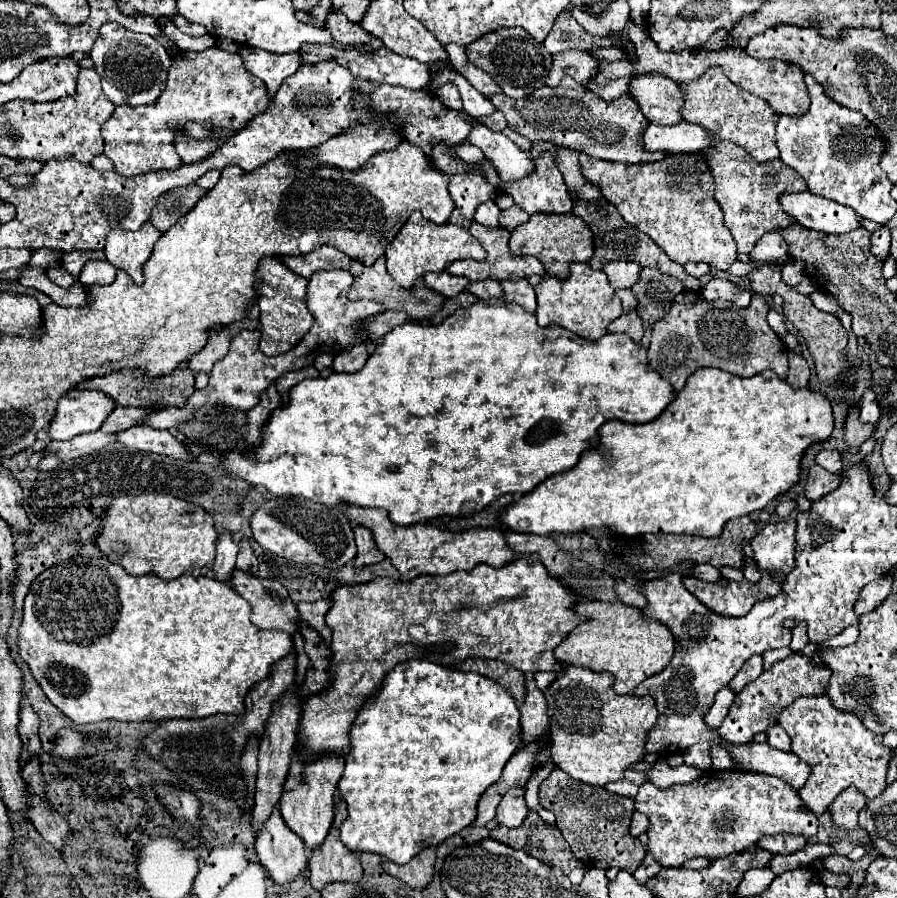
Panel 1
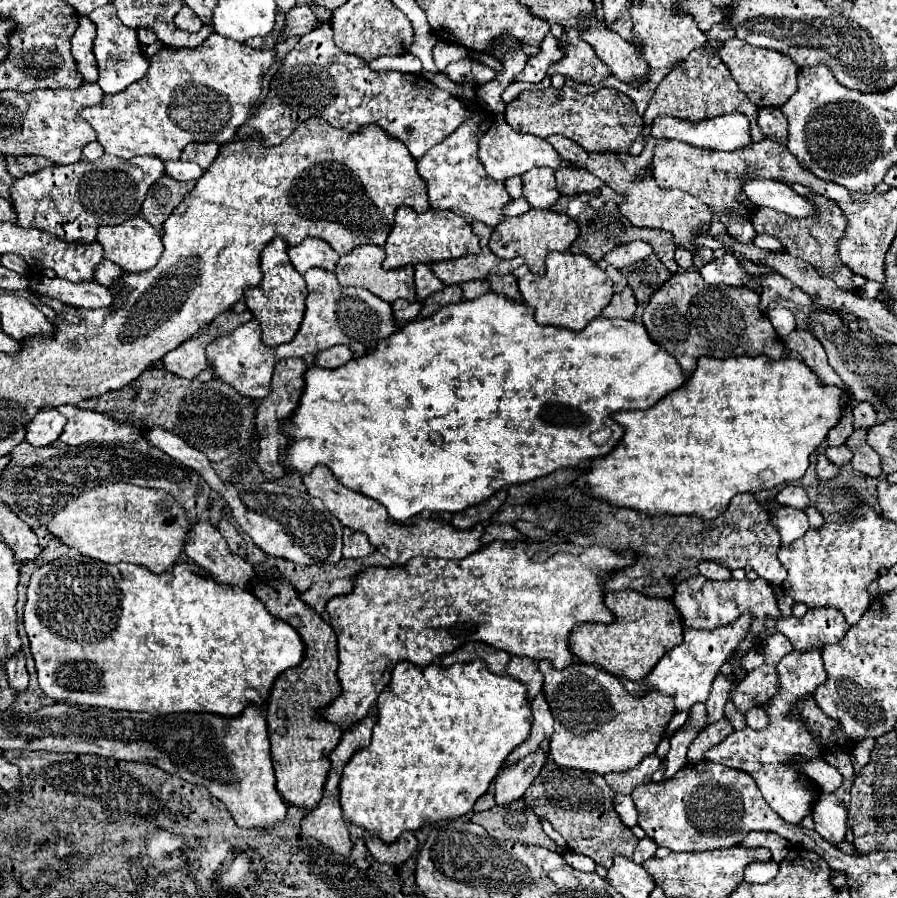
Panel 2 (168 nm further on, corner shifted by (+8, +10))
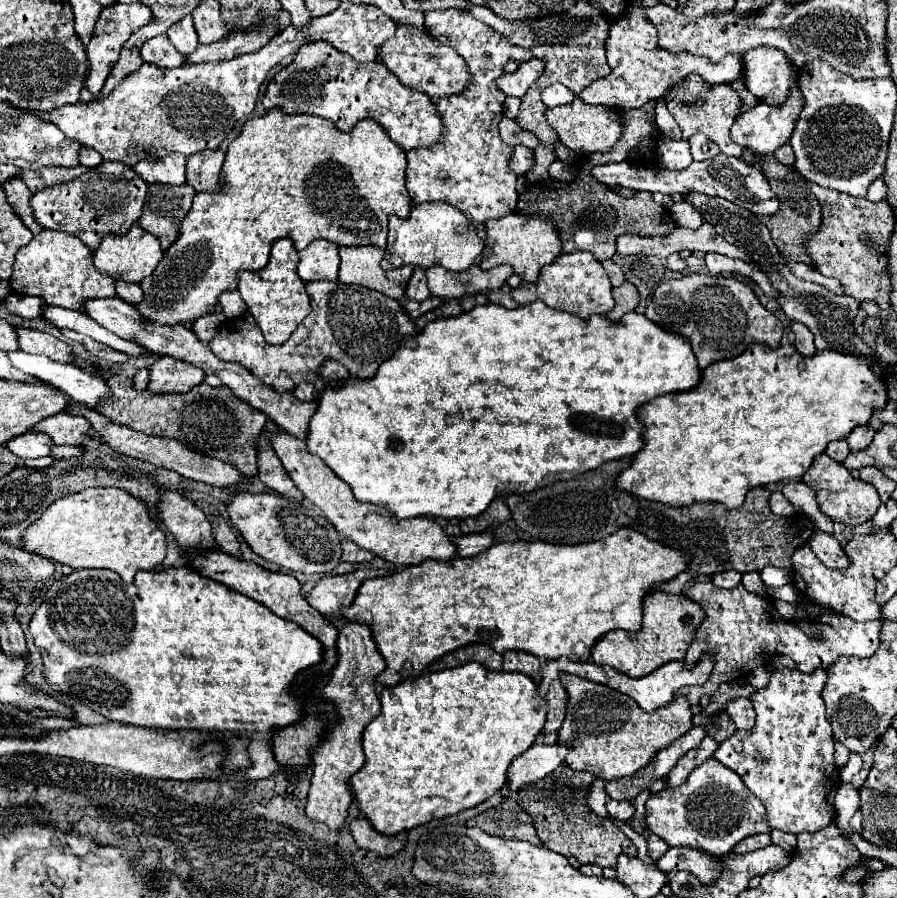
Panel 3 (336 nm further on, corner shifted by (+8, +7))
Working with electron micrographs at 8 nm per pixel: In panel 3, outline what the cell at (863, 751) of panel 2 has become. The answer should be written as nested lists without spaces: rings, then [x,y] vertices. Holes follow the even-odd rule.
[[[851,753],[849,763],[847,763],[847,765],[841,769],[841,773],[839,773],[839,775],[841,775],[841,781],[845,781],[845,783],[851,781],[851,777],[861,769],[861,763],[863,763],[863,761],[861,761],[861,755]]]

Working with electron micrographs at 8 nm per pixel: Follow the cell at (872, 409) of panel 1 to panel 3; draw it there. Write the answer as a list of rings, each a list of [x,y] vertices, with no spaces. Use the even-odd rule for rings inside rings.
[[[871,425],[855,427],[855,429],[851,431],[851,435],[847,437],[849,449],[851,449],[853,453],[857,453],[857,451],[863,451],[863,449],[867,449],[867,447],[869,447],[869,443],[871,443],[871,439],[873,439],[873,435],[875,435],[875,429],[873,429]]]

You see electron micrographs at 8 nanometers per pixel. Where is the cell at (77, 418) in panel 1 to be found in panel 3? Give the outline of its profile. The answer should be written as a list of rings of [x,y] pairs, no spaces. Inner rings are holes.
[[[29,431],[25,435],[11,439],[11,443],[7,443],[7,449],[21,459],[39,459],[51,451],[51,445],[53,441],[49,435]]]

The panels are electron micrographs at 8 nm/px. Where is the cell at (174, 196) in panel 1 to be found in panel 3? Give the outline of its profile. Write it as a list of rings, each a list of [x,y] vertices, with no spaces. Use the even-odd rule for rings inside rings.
[[[159,183],[149,185],[139,225],[159,239],[163,251],[167,251],[179,237],[179,223],[189,213],[193,197],[195,189],[187,183],[179,187]]]

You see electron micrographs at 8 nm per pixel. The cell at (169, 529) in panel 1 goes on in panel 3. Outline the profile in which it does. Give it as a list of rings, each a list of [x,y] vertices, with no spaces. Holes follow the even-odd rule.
[[[101,487],[85,489],[51,503],[47,511],[25,529],[19,547],[73,569],[111,569],[123,583],[131,583],[139,569],[151,571],[161,565],[167,549],[165,535],[157,523],[149,519],[143,501],[127,495],[127,491]]]

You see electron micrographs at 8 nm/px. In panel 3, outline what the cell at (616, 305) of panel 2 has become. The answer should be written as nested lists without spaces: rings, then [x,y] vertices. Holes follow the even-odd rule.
[[[623,283],[621,287],[613,289],[613,299],[615,299],[615,307],[607,313],[607,317],[611,321],[619,321],[621,315],[629,313],[629,311],[635,311],[635,307],[639,305],[639,293],[637,293],[637,287],[633,283]]]

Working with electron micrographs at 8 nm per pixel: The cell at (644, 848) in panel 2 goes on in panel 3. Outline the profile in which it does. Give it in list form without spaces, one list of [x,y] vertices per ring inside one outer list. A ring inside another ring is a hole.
[[[649,835],[649,839],[647,839],[647,847],[649,847],[649,857],[651,859],[659,859],[659,857],[663,857],[665,853],[667,853],[667,849],[669,849],[669,845],[667,843],[663,843],[657,835]]]

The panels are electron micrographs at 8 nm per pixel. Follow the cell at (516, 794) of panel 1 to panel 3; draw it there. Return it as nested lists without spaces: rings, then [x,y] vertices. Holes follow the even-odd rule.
[[[535,743],[531,745],[525,753],[513,759],[509,773],[507,773],[507,783],[511,791],[519,791],[523,785],[531,781],[539,781],[545,775],[553,773],[563,761],[569,751],[571,743],[555,743],[555,745],[543,745]]]

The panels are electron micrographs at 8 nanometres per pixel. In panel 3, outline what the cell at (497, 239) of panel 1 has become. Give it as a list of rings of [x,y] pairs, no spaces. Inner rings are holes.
[[[435,265],[425,269],[425,273],[431,295],[443,299],[461,299],[463,295],[477,295],[499,289],[507,281],[507,277],[513,275],[513,267],[499,265],[495,269],[483,271],[479,265],[473,265],[465,271],[455,273]]]

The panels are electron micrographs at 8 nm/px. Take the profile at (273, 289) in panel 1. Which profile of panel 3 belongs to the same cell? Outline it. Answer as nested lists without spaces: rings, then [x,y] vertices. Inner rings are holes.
[[[279,239],[273,243],[269,263],[257,273],[257,271],[239,271],[239,293],[243,295],[243,301],[249,307],[249,313],[255,317],[257,325],[261,327],[265,341],[271,345],[283,345],[291,333],[297,329],[297,325],[307,317],[309,313],[309,295],[305,291],[305,283],[297,275],[297,251],[293,247],[291,239]]]

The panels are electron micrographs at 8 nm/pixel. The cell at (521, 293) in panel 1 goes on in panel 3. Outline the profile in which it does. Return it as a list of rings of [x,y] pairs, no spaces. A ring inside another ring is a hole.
[[[505,283],[501,289],[497,289],[497,291],[489,291],[487,297],[489,297],[491,303],[503,305],[505,309],[515,309],[515,307],[519,307],[519,305],[511,299],[511,287],[509,287],[507,283]]]

